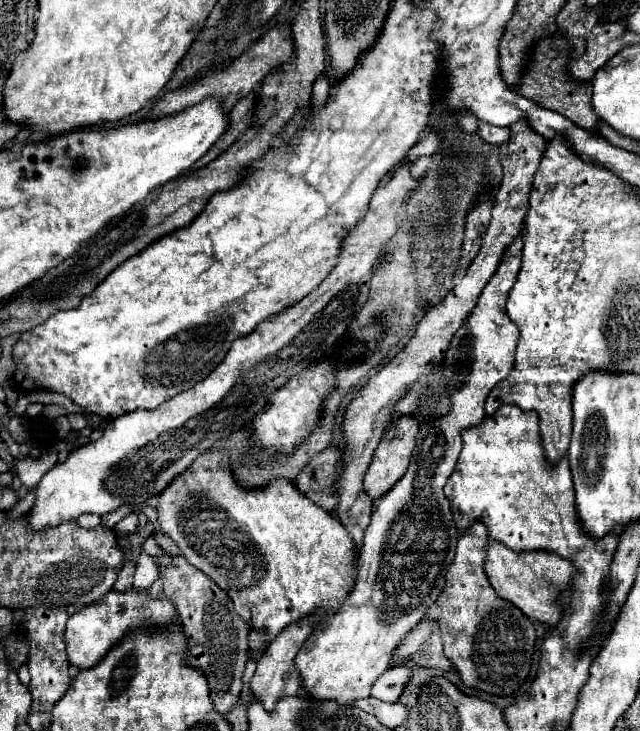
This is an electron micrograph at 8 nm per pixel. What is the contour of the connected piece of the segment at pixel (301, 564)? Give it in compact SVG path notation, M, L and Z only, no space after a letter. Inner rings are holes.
M208 451L208 453L202 453L194 459L194 463L182 471L178 477L174 477L164 489L162 493L158 495L158 509L156 509L156 515L158 515L158 523L162 527L162 531L178 545L180 549L180 555L186 557L196 569L200 569L202 573L206 573L212 581L216 581L216 585L220 585L228 597L232 599L234 603L234 609L236 613L252 627L252 629L262 629L268 639L272 641L288 623L308 615L308 613L318 613L318 615L324 615L324 611L330 611L330 609L336 609L344 595L348 593L348 589L352 587L354 583L354 577L356 577L356 549L354 549L354 543L352 543L352 537L348 535L348 531L344 529L344 525L336 519L334 513L330 511L324 511L322 507L314 505L304 493L300 493L296 489L296 485L292 481L286 481L286 479L272 479L268 485L264 487L242 487L232 469L230 469L230 459L224 451Z

